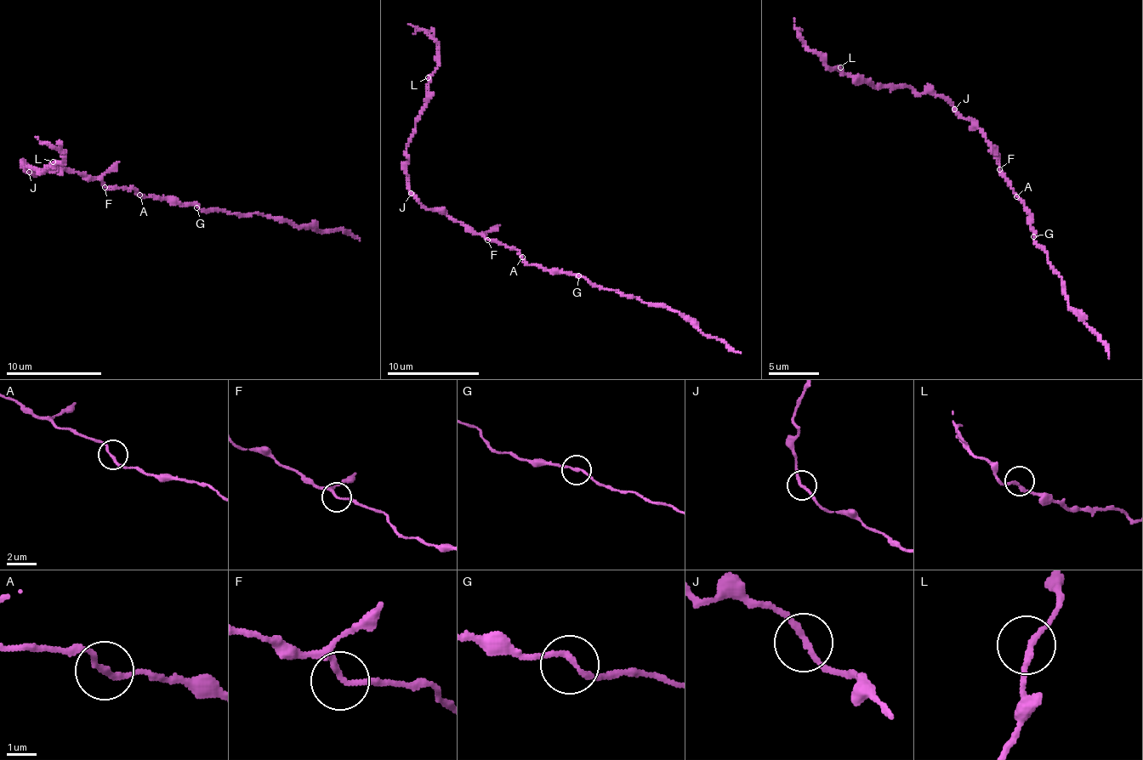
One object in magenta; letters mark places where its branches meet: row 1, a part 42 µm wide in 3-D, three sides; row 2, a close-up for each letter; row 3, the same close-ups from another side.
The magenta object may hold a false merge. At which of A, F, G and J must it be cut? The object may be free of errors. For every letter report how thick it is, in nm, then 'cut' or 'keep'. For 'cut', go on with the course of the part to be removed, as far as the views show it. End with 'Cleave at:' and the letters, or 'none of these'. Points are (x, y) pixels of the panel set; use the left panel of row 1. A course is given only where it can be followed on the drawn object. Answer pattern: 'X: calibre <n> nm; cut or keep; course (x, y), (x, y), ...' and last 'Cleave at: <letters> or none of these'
A: calibre 180 nm; keep
F: calibre 160 nm; keep
G: calibre 180 nm; keep
J: calibre 190 nm; keep
Cleave at: none of these

